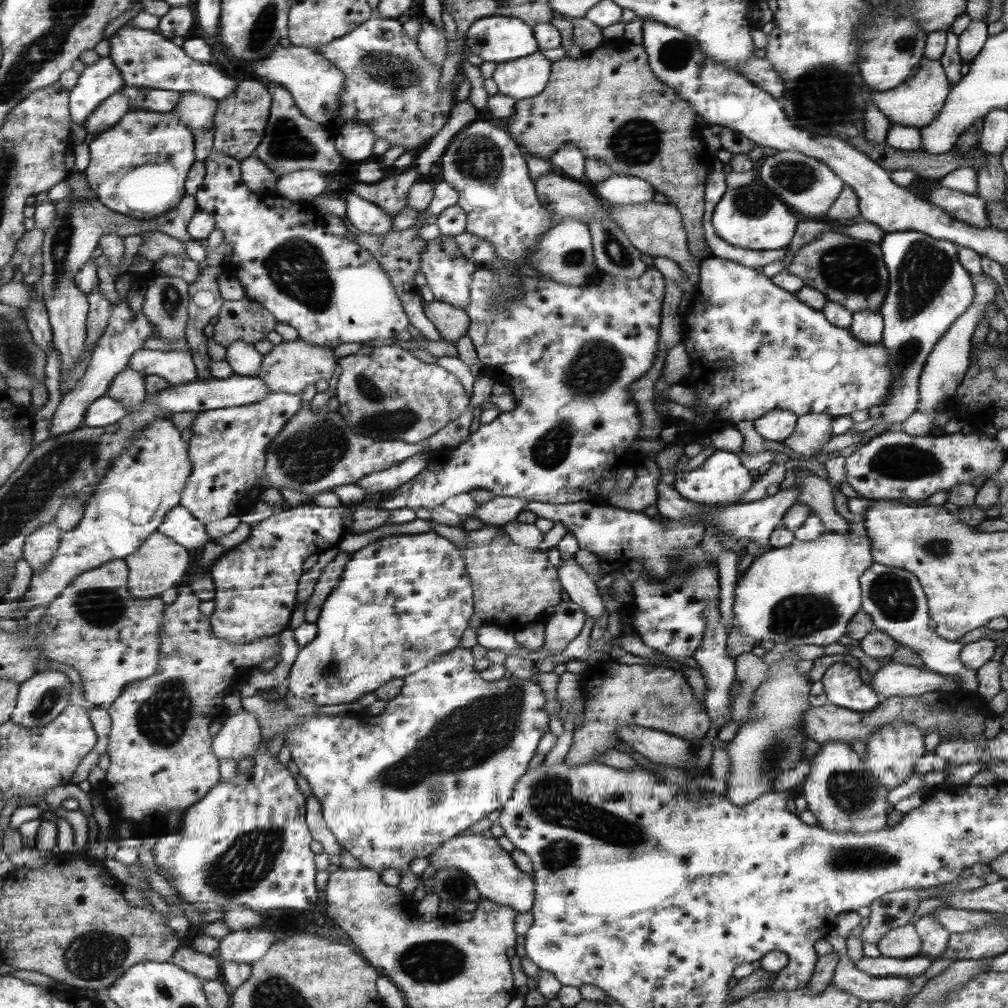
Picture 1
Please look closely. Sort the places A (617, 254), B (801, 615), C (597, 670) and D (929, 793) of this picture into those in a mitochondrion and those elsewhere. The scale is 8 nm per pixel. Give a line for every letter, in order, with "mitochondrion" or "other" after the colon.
A: mitochondrion
B: mitochondrion
C: other
D: other

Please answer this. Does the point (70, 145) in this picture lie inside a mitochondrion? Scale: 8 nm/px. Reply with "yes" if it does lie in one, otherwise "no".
no

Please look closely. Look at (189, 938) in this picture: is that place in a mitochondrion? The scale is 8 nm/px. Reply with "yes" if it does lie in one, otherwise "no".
no

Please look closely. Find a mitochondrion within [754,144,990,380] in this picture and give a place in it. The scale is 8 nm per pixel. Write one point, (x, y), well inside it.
(924, 268)

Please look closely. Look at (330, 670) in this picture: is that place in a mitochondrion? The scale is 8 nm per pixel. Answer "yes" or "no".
yes

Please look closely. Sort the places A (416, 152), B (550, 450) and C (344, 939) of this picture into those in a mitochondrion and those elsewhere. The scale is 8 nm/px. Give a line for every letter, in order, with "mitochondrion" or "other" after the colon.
A: other
B: mitochondrion
C: other

